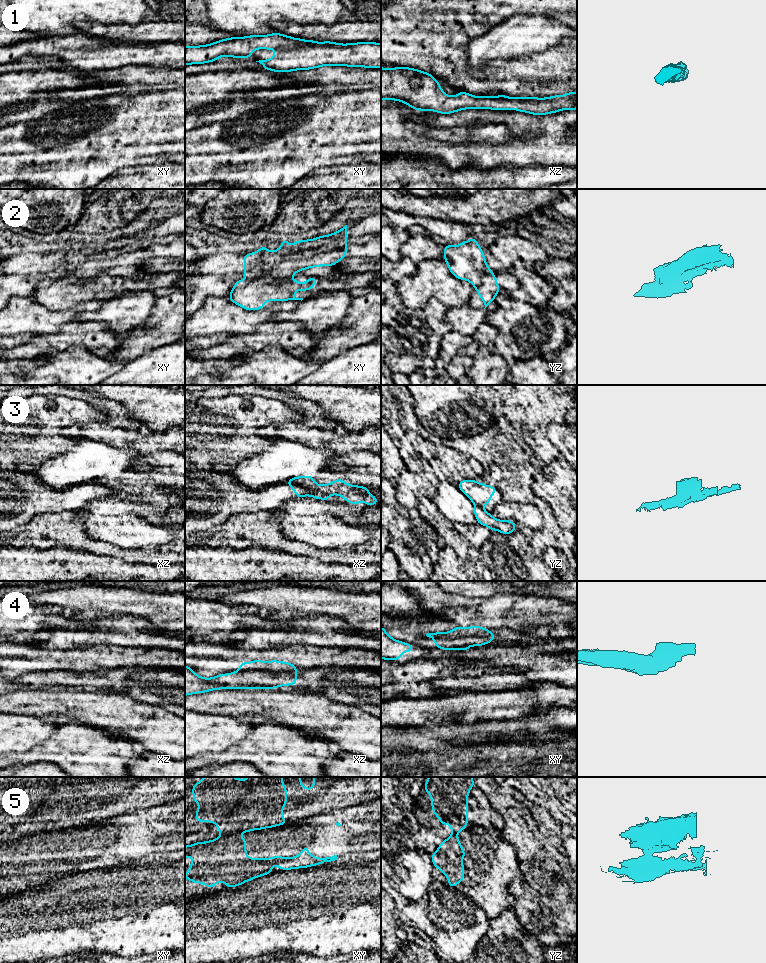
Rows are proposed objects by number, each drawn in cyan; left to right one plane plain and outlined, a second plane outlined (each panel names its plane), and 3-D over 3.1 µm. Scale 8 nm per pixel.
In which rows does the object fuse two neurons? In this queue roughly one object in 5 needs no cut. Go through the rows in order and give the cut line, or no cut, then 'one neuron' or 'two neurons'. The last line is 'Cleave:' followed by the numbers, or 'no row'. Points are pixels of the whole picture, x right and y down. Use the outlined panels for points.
1: no cut | one neuron
2: xy (288, 278), (247, 279) | two neurons
3: xz (285, 482), (293, 482), (328, 495) | two neurons
4: xy (491, 632), (489, 635), (433, 638) | two neurons
5: xy (229, 833), (238, 834) | two neurons
Cleave: 2, 3, 4, 5

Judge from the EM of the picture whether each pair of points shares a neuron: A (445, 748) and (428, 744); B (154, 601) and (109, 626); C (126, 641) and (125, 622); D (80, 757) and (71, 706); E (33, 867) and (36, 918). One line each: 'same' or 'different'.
A: same
B: different
C: same
D: different
E: different

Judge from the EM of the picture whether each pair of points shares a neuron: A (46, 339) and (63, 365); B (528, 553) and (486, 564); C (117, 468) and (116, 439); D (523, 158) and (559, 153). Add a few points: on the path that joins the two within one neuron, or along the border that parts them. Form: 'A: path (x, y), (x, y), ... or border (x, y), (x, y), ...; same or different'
A: border (74, 345), (63, 350), (44, 347), (40, 356); different
B: path (518, 558), (504, 564), (496, 564); same
C: border (94, 439), (118, 447), (135, 448), (139, 452); different
D: path (532, 153), (550, 153); same

